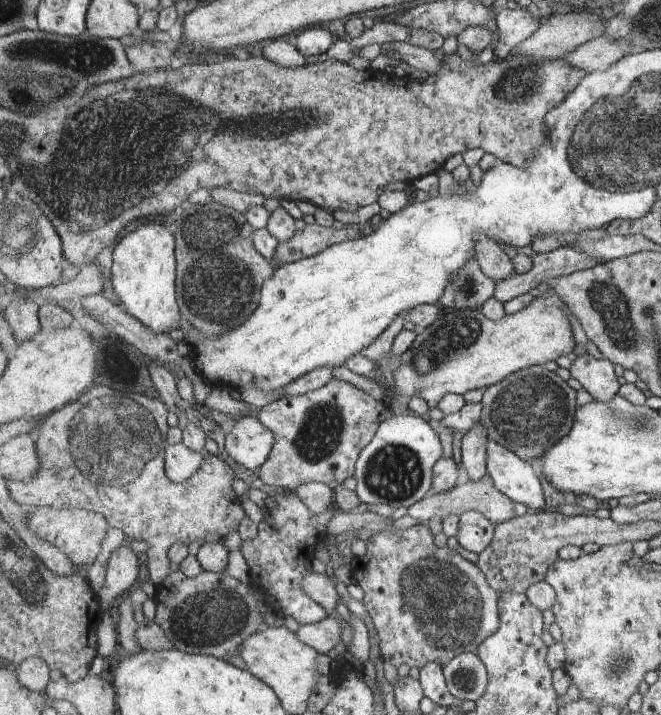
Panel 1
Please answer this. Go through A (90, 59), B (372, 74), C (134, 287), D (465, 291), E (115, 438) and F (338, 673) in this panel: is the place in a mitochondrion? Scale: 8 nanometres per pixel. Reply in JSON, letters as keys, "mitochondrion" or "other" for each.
{"A":"mitochondrion","B":"other","C":"other","D":"mitochondrion","E":"mitochondrion","F":"other"}

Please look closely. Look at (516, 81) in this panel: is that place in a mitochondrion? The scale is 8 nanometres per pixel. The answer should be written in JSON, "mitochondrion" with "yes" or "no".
{"mitochondrion":"yes"}

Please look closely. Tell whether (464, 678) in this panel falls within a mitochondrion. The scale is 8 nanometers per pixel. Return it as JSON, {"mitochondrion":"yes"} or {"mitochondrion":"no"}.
{"mitochondrion":"yes"}

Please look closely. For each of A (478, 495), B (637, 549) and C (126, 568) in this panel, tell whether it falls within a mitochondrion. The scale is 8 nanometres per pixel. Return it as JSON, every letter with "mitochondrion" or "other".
{"A":"mitochondrion","B":"other","C":"other"}

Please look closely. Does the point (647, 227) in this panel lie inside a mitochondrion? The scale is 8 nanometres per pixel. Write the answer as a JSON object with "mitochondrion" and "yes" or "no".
{"mitochondrion":"no"}

